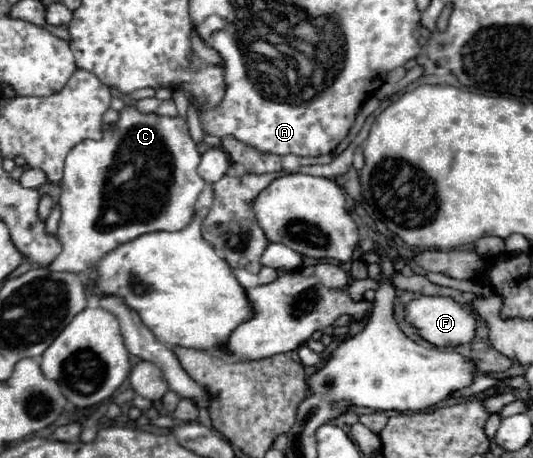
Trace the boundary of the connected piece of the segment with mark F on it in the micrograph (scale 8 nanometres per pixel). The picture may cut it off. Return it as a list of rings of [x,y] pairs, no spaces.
[[[419,297],[405,307],[405,319],[413,325],[421,339],[435,347],[455,347],[469,343],[475,335],[475,315],[467,307],[455,303],[451,297]]]

